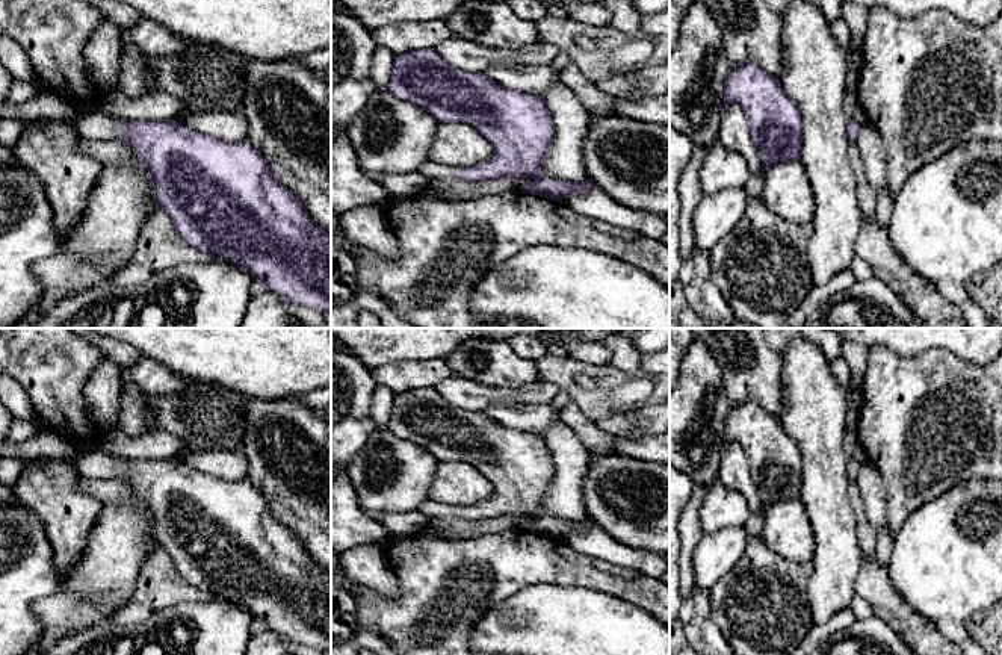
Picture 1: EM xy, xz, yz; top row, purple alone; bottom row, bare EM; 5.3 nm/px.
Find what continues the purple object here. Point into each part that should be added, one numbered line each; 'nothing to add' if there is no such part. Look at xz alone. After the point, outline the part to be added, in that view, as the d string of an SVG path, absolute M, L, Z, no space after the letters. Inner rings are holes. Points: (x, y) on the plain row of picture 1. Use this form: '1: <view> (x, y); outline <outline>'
1: xz (434, 510); outline M426 499L420 504L419 511L426 514L429 519L456 517L461 507L444 505L432 499Z

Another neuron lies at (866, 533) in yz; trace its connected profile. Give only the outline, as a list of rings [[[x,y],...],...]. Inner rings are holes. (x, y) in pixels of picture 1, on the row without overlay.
[[[849,481],[848,493],[849,493],[849,504],[855,516],[861,563],[864,563],[871,555],[875,554],[877,532],[864,513],[864,505],[860,496],[857,481]]]

